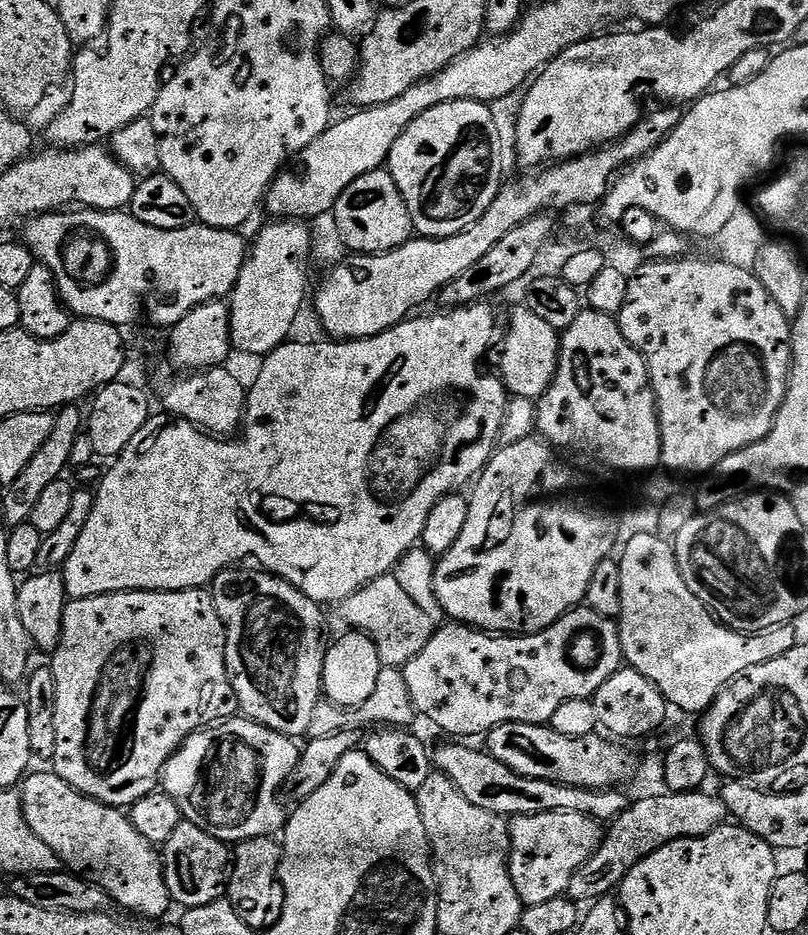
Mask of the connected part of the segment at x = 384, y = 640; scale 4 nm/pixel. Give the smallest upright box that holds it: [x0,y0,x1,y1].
[340,573,434,668]

